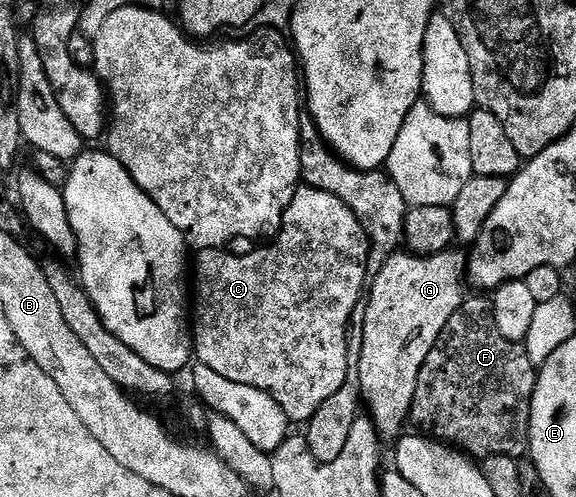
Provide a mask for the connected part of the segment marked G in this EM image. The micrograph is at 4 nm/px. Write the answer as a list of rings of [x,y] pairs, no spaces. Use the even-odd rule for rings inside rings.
[[[450,249],[434,255],[395,253],[385,262],[383,269],[376,271],[368,284],[367,302],[363,307],[363,349],[357,368],[364,410],[369,410],[366,411],[368,418],[373,420],[382,440],[396,441],[406,430],[423,361],[427,361],[427,353],[431,353],[435,341],[439,341],[447,321],[451,321],[467,298],[467,255],[464,250],[457,250],[461,249]]]

